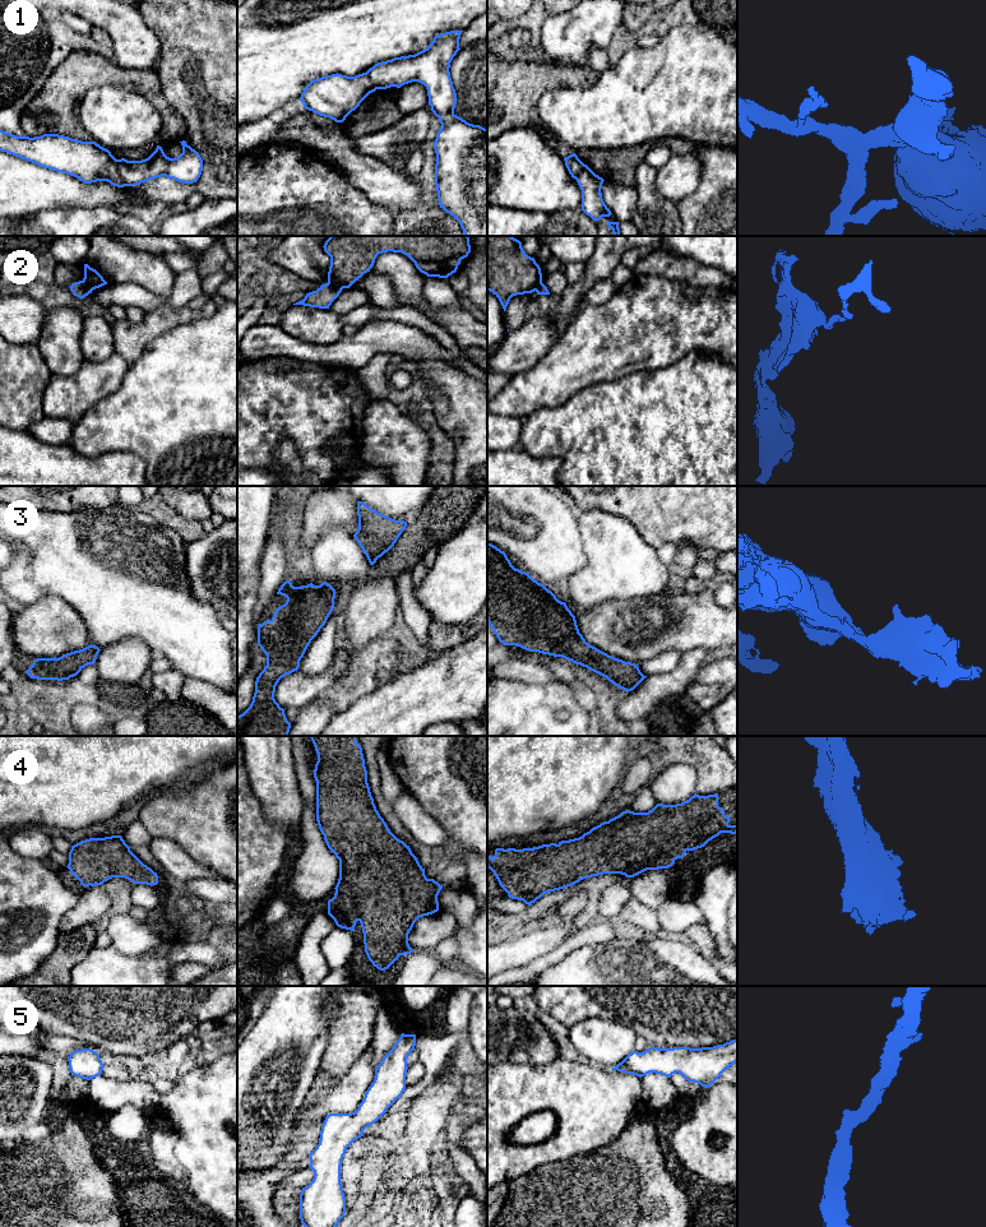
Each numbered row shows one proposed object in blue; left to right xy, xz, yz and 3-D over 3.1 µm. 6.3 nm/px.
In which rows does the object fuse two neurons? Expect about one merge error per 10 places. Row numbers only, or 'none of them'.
1, 2

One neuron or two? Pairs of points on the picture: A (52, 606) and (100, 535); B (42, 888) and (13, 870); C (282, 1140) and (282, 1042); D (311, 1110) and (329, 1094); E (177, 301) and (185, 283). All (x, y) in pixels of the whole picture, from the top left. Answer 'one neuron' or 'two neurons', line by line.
A: two neurons
B: one neuron
C: one neuron
D: one neuron
E: one neuron

